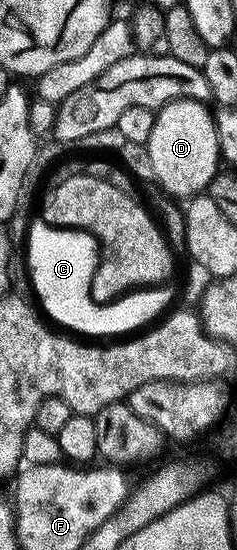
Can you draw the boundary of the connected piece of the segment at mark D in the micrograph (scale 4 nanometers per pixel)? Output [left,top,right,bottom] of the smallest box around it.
[146,100,220,198]

